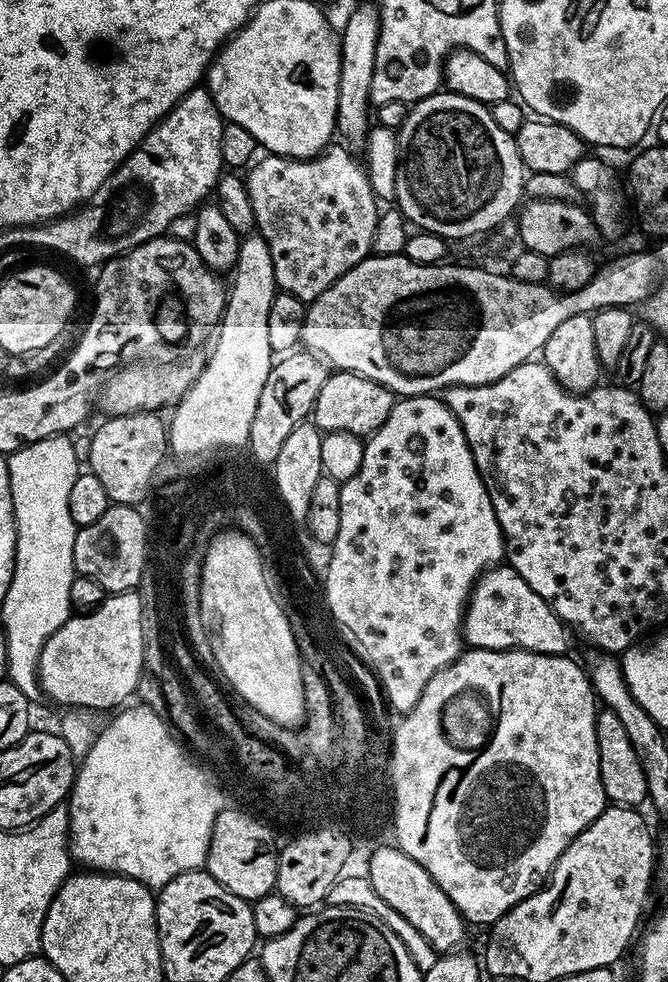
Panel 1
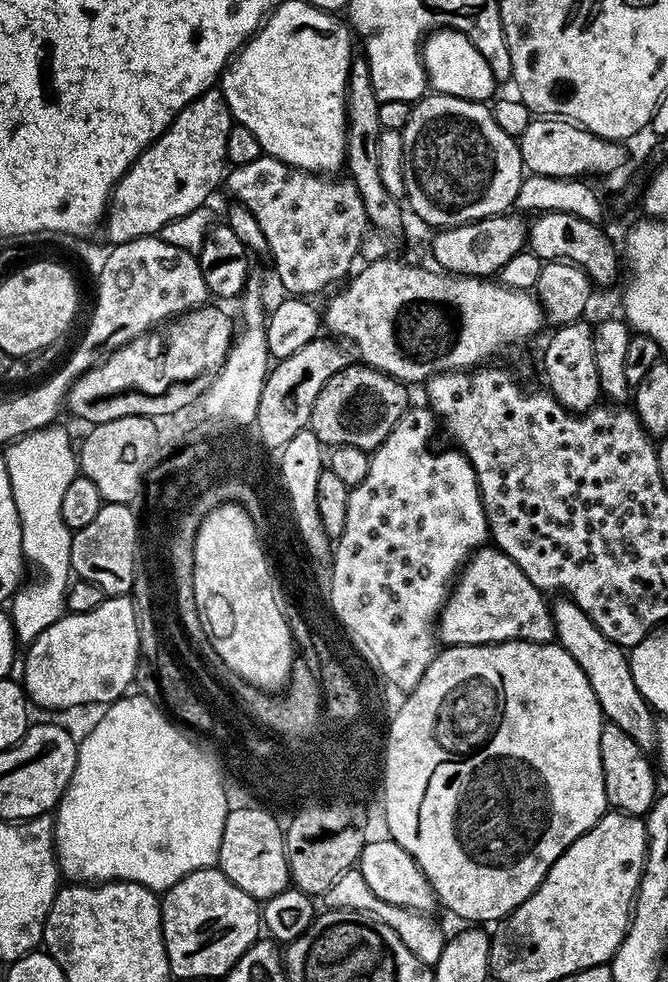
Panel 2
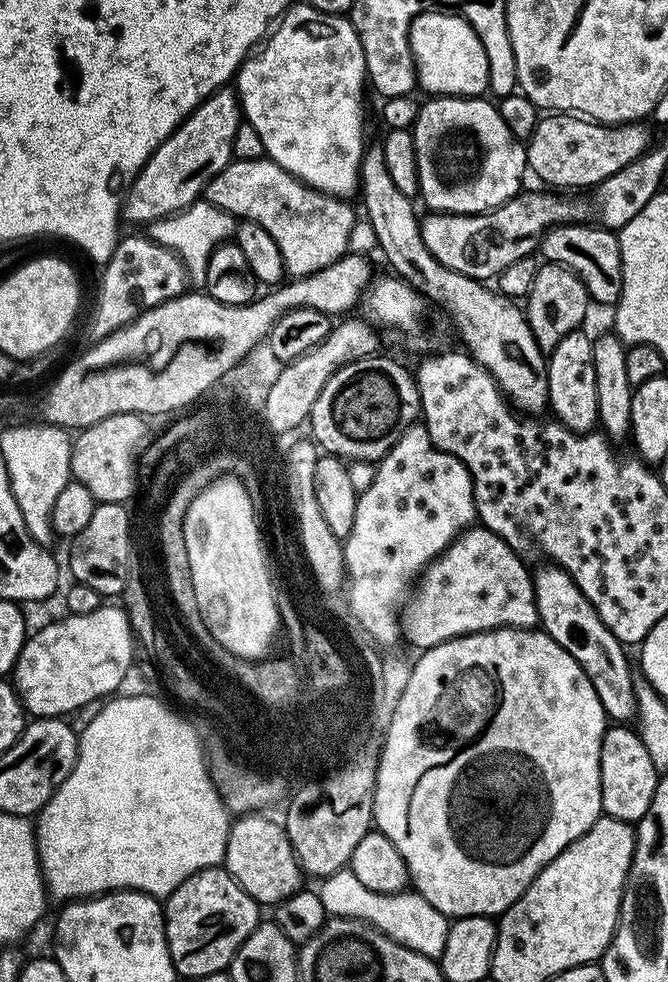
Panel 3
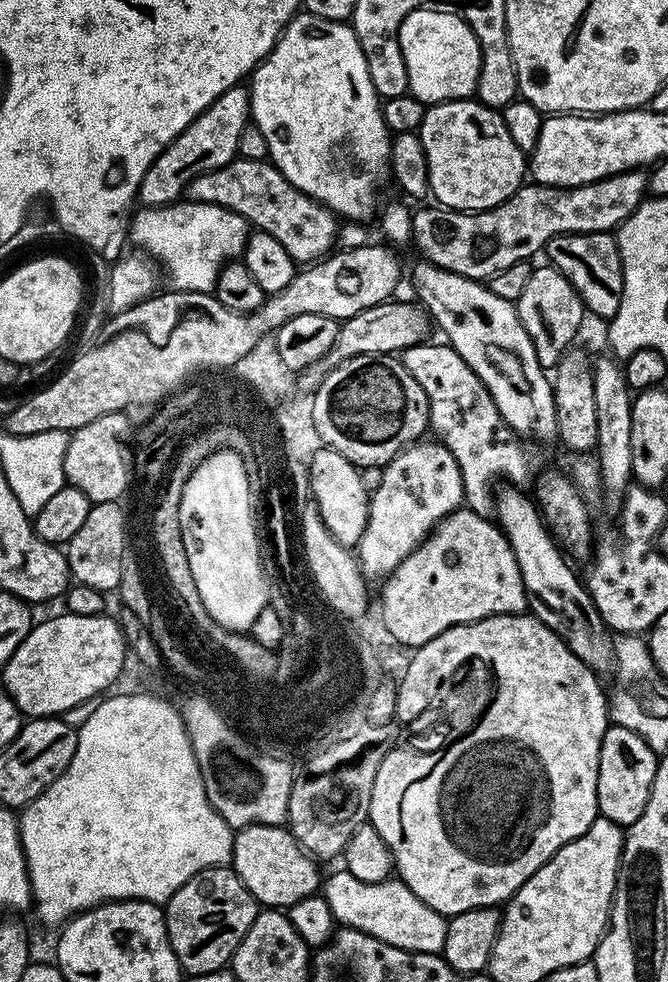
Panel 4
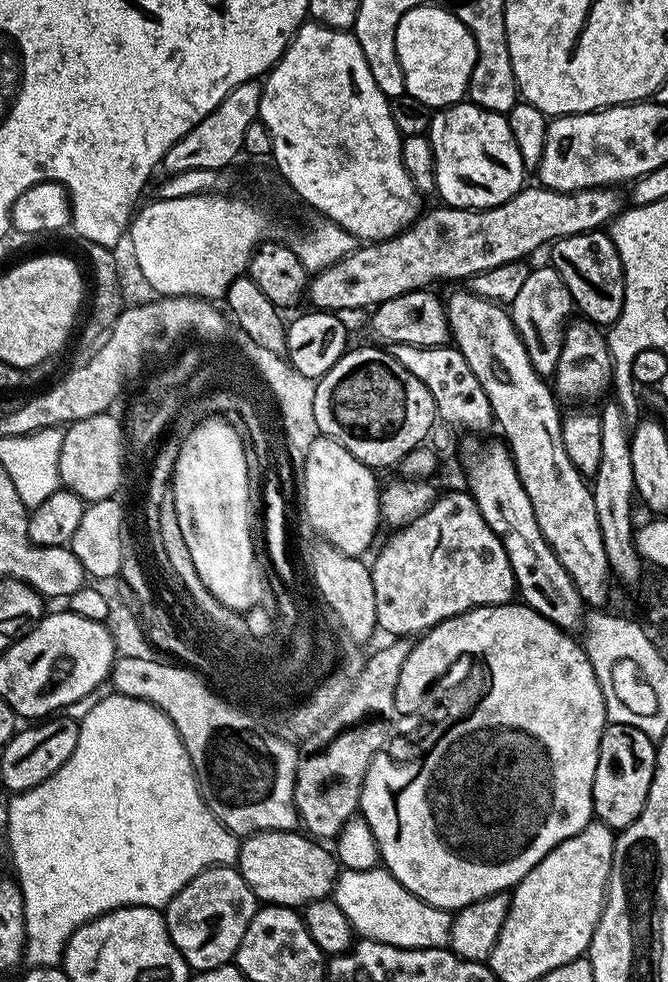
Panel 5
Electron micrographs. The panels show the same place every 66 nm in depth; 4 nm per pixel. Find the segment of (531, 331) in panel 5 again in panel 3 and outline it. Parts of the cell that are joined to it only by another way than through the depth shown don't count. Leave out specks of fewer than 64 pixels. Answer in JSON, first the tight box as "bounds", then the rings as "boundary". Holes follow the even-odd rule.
{"bounds":[526,262,590,354],"boundary":[[[544,262],[540,264],[538,274],[534,278],[534,286],[526,297],[526,315],[528,325],[538,342],[538,346],[547,354],[566,338],[566,334],[577,331],[580,324],[588,316],[590,297],[586,286],[566,266]]]}

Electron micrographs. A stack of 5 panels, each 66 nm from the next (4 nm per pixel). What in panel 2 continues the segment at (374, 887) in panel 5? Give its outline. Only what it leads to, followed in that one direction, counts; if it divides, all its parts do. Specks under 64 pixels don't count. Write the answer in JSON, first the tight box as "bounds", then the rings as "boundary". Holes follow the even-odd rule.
{"bounds":[322,866,446,966],"boundary":[[[353,866],[348,871],[343,872],[326,889],[322,903],[324,903],[323,907],[328,910],[351,908],[353,912],[365,912],[382,922],[386,922],[386,926],[390,926],[390,930],[394,930],[394,934],[398,934],[398,938],[402,938],[406,950],[410,950],[410,954],[414,954],[414,958],[418,958],[423,964],[434,966],[438,962],[438,958],[442,958],[446,932],[443,932],[431,920],[433,917],[422,912],[416,912],[412,908],[394,906],[394,902],[382,902],[382,898],[378,898],[378,894],[374,894],[374,890],[370,890],[370,886],[366,886],[366,878],[362,878],[359,867]]]}

